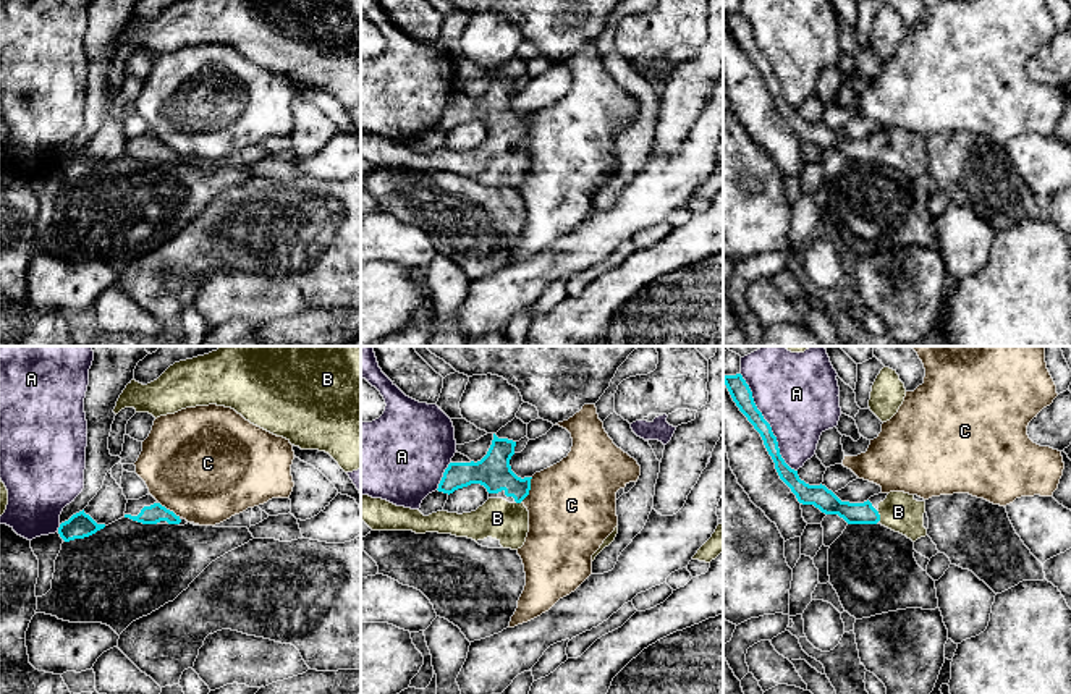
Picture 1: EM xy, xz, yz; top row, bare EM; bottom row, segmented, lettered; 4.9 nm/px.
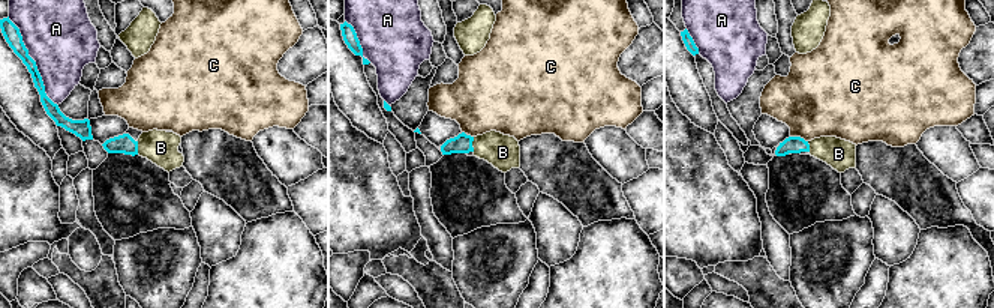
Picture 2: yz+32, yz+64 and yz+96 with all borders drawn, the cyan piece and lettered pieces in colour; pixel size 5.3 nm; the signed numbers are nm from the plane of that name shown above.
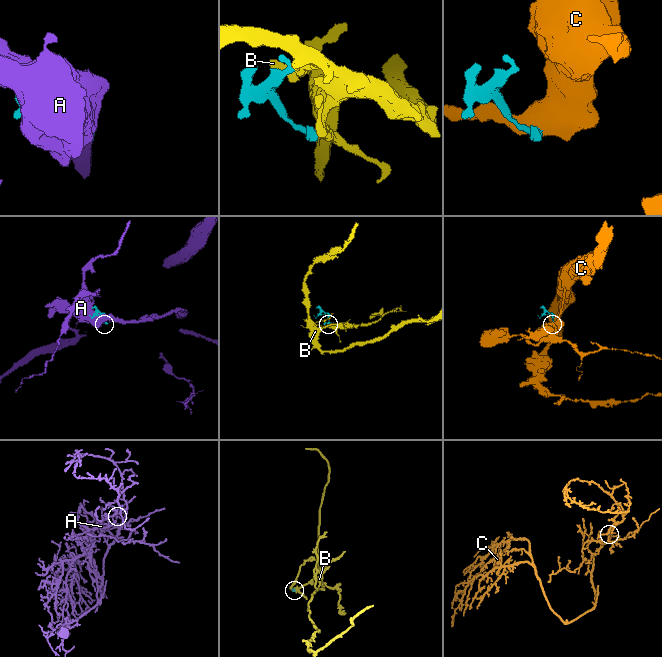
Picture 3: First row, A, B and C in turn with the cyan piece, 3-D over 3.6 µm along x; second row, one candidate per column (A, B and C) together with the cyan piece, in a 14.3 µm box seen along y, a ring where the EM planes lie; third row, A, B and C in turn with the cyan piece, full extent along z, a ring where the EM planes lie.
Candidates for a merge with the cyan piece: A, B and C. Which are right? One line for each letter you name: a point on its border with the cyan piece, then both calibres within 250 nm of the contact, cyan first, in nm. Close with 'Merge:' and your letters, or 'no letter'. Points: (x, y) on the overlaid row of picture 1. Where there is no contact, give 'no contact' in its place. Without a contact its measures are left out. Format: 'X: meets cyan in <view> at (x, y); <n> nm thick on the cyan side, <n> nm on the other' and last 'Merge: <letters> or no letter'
B: meets cyan in yz at (879, 516); 110 nm thick on the cyan side, 190 nm on the other
Merge: B

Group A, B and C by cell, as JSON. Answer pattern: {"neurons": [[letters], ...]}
{"neurons": [["A"], ["B"], ["C"]]}

